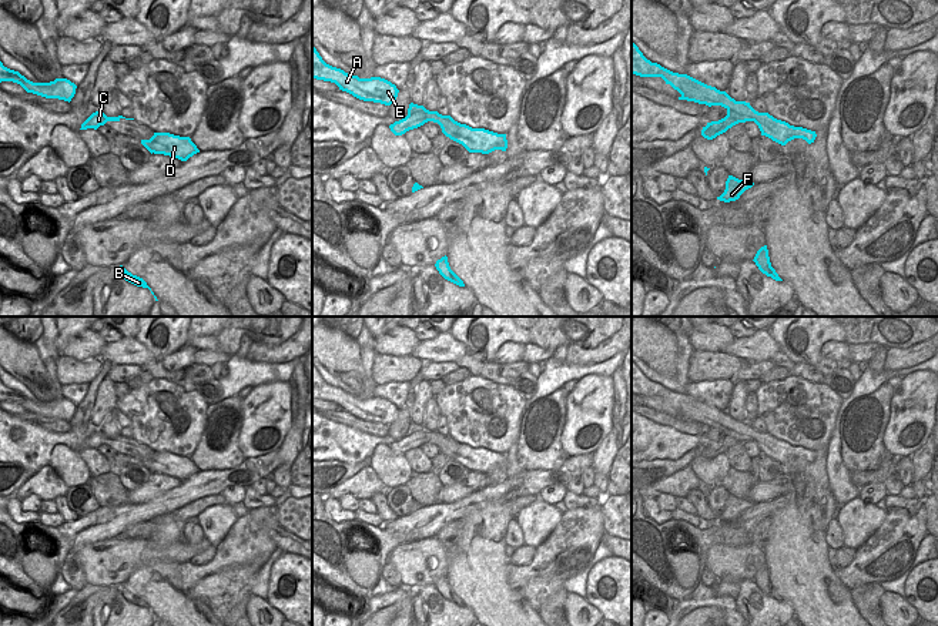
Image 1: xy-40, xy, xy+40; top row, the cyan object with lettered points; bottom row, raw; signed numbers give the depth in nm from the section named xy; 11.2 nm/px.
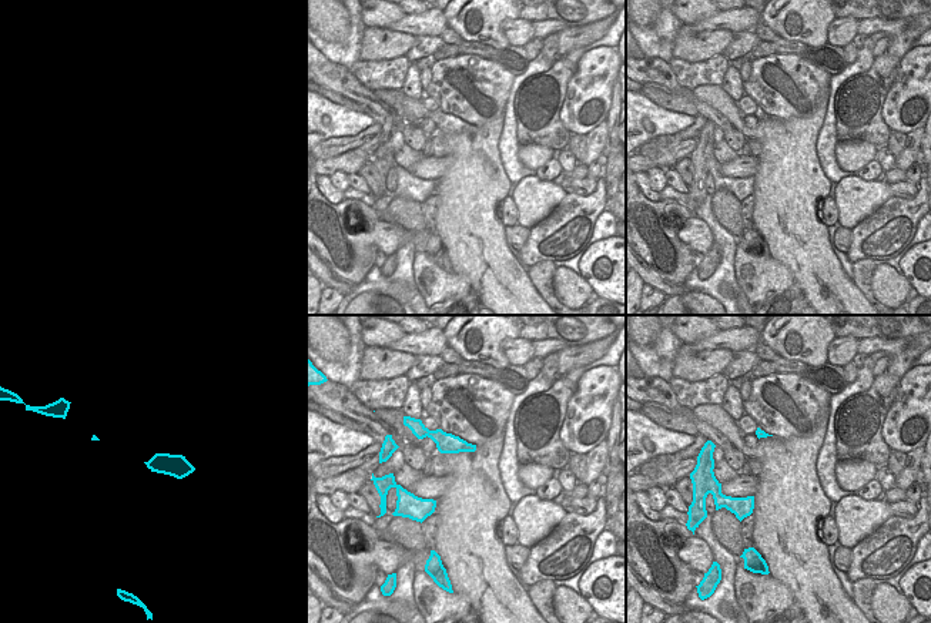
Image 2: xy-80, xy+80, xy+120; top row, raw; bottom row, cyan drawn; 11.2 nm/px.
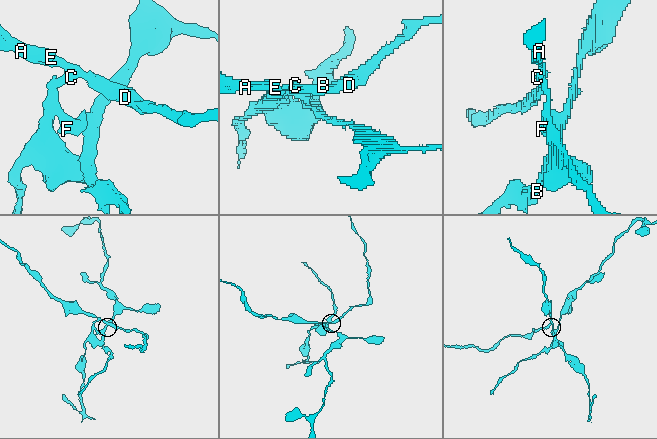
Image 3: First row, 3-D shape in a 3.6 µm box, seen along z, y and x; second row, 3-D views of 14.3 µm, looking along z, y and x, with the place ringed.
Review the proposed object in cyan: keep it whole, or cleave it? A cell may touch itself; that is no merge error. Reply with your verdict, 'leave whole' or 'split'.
split

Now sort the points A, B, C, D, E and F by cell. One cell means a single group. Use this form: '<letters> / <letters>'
A D E / B C F

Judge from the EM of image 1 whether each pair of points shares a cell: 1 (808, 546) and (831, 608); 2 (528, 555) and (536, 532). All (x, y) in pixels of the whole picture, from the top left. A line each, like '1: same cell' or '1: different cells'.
1: same cell
2: different cells

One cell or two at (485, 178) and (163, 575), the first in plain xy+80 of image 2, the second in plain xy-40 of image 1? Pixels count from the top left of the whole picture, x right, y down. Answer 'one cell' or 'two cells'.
one cell

